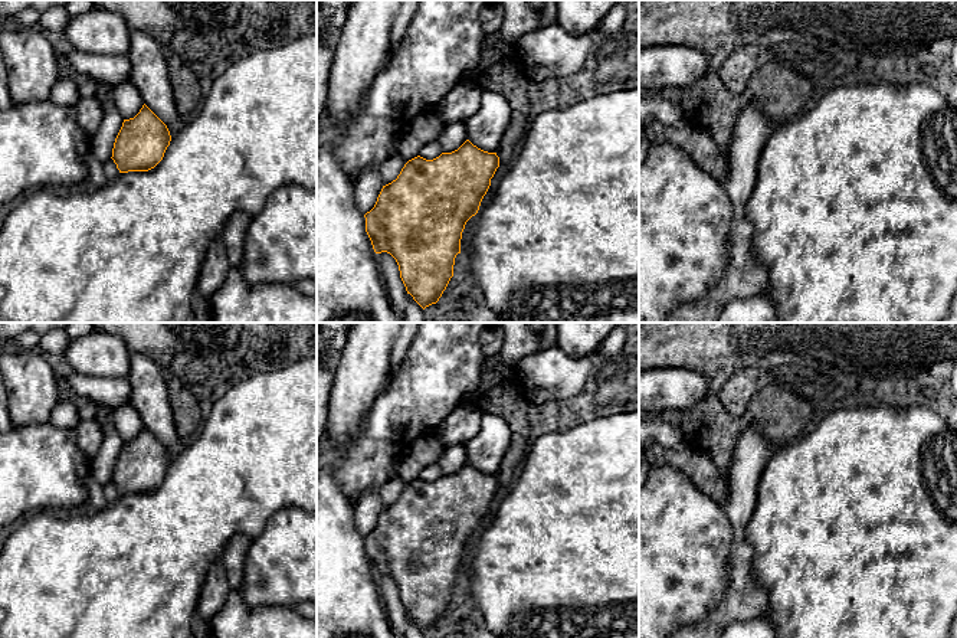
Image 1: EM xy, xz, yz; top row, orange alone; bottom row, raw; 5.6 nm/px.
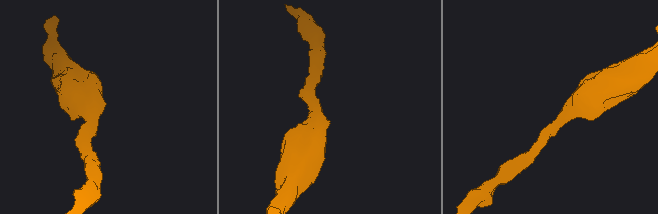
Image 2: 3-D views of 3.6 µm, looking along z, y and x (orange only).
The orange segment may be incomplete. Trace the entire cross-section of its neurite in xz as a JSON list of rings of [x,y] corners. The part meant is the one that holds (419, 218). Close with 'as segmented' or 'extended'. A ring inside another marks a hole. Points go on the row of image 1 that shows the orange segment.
[[[469,140],[433,160],[417,156],[396,180],[383,186],[374,207],[364,215],[374,252],[387,252],[396,259],[407,294],[423,310],[439,301],[453,277],[465,225],[478,213],[498,167],[496,153],[484,151]]]; as segmented

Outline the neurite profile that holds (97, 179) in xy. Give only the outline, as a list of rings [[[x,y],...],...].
[[[91,148],[88,150],[88,153],[85,156],[85,164],[86,164],[86,169],[88,169],[88,181],[91,184],[91,189],[104,187],[108,183],[108,180],[105,177],[105,171],[104,171],[104,163],[101,163],[94,156]]]

